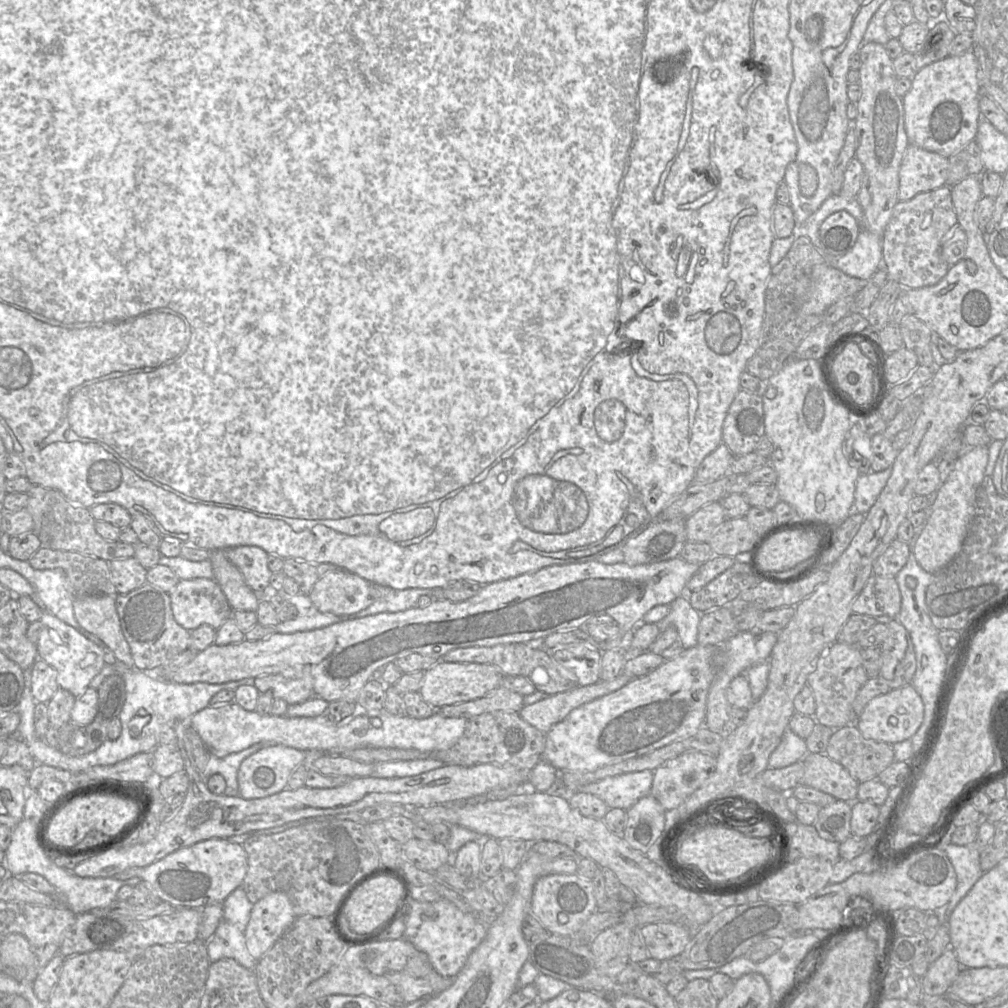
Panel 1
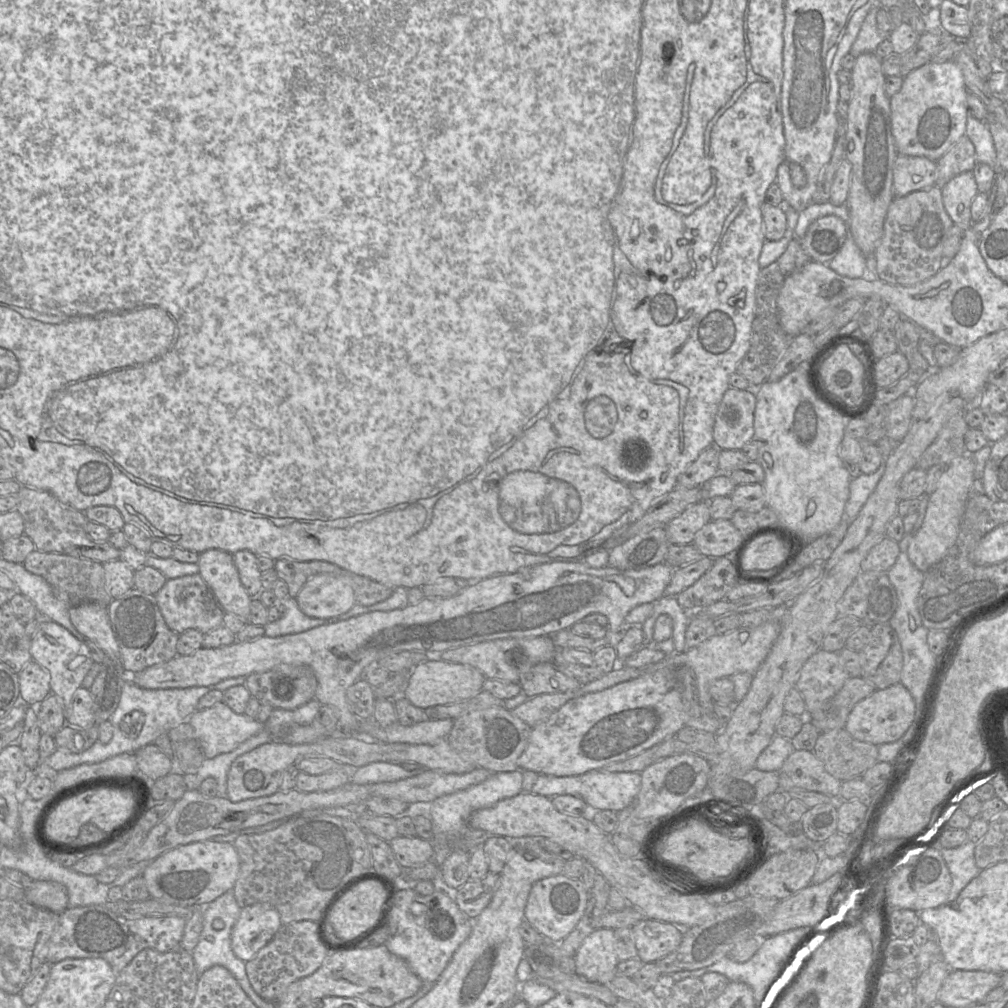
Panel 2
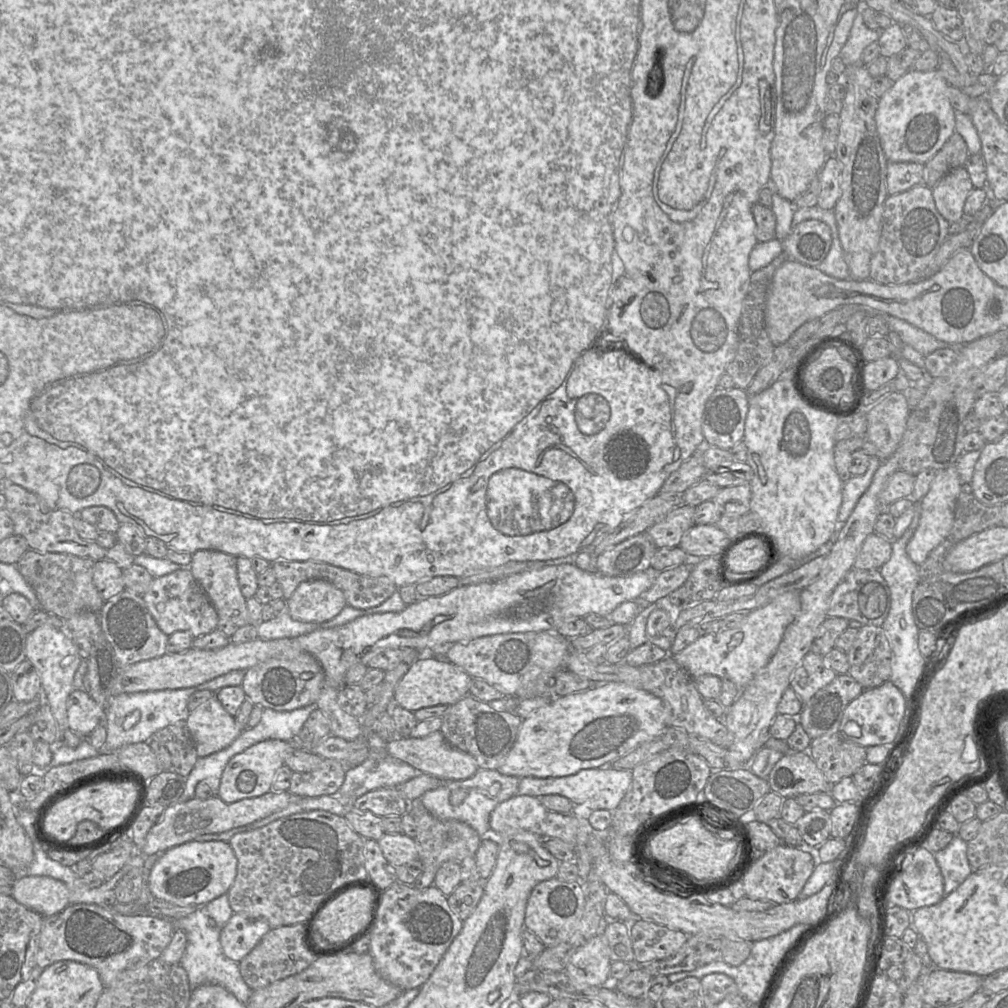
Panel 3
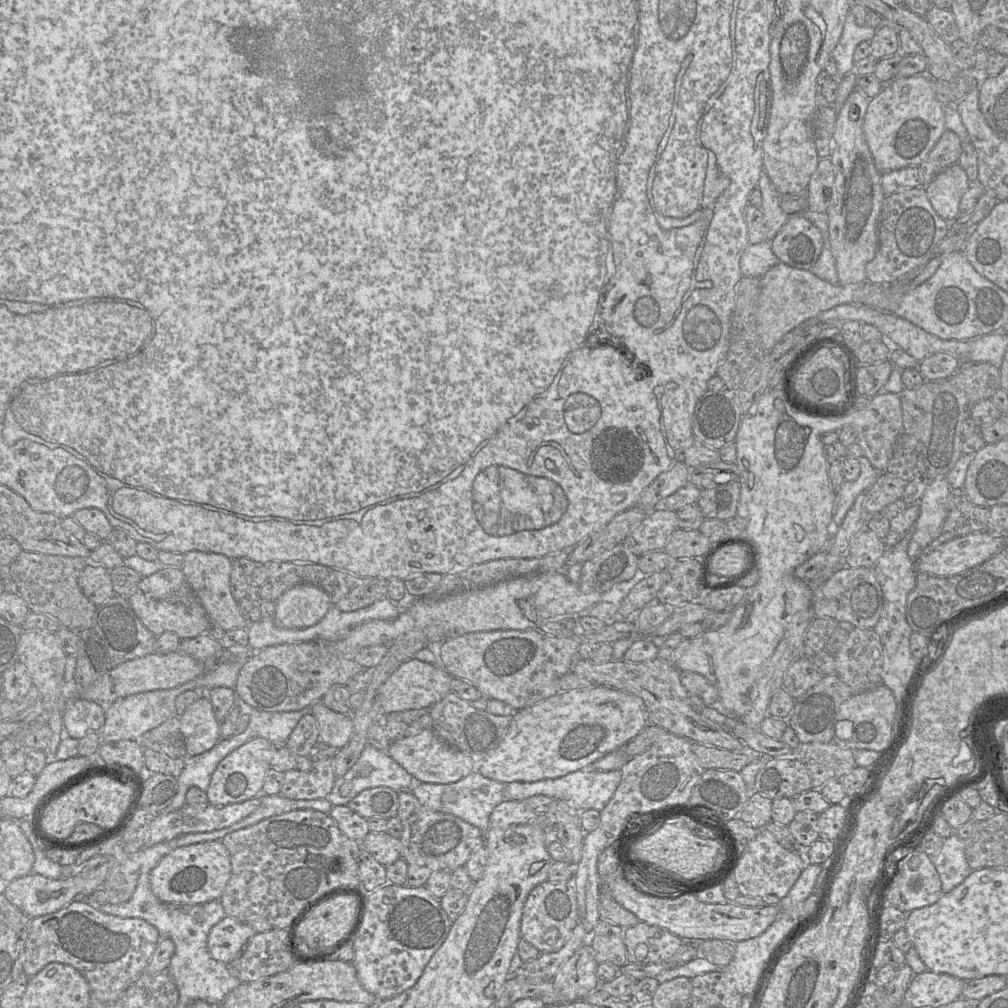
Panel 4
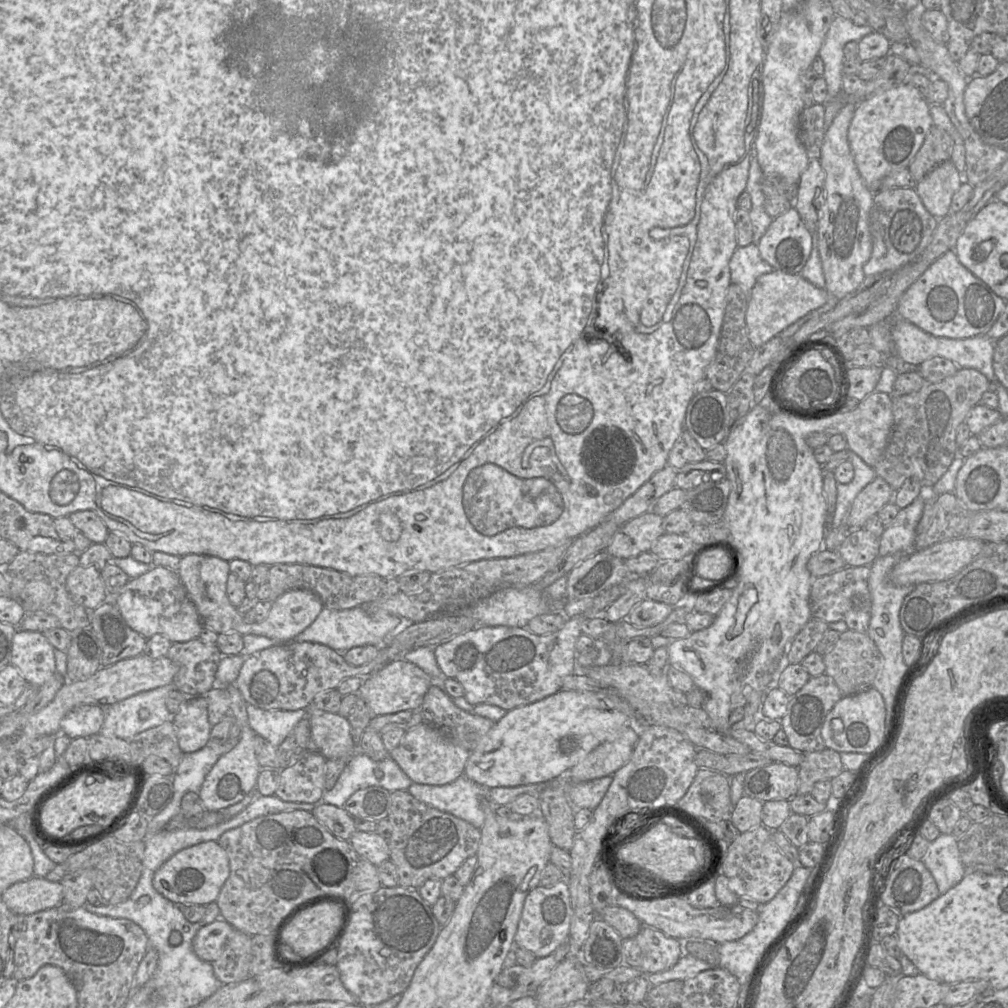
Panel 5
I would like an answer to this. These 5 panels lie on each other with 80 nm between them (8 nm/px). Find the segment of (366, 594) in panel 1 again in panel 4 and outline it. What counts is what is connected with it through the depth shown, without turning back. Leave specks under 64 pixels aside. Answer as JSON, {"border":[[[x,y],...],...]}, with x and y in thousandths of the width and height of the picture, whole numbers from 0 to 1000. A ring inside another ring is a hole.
{"border":[[[297,579],[274,596],[271,616],[275,622],[301,624],[320,614],[329,602],[325,589],[312,579]]]}

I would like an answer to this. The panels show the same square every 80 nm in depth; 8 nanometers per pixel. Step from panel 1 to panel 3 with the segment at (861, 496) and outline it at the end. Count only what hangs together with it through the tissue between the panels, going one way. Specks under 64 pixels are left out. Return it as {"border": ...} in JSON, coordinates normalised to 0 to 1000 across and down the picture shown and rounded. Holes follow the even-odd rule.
{"border":[[[864,452],[861,466],[853,472],[845,472],[836,480],[836,496],[831,509],[831,519],[840,518],[854,492],[863,483],[868,469],[876,457],[870,452]]]}

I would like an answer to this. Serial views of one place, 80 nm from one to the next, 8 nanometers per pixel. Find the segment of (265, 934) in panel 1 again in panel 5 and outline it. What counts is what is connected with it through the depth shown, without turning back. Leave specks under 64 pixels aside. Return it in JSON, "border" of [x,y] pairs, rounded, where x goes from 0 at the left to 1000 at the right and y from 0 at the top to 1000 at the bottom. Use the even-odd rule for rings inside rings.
{"border":[[[220,911],[203,918],[191,932],[193,946],[201,953],[211,954],[218,947],[219,941],[230,923],[232,921]]]}

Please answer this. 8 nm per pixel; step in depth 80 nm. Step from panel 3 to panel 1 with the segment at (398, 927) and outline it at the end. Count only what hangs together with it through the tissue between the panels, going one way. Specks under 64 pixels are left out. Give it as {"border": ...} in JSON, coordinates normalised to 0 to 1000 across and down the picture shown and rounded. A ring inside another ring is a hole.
{"border":[[[405,887],[398,901],[402,913],[400,931],[422,945],[429,959],[440,969],[451,969],[461,957],[467,944],[480,933],[483,918],[467,907],[462,907],[443,892],[433,895],[410,893]]]}

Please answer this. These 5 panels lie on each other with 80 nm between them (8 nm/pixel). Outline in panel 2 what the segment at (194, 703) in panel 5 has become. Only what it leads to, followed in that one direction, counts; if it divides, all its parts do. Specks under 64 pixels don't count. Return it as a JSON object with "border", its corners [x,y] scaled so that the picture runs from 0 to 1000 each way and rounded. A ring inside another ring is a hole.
{"border":[[[222,696],[195,703],[187,713],[203,752],[229,746],[262,723],[243,708],[235,708]]]}

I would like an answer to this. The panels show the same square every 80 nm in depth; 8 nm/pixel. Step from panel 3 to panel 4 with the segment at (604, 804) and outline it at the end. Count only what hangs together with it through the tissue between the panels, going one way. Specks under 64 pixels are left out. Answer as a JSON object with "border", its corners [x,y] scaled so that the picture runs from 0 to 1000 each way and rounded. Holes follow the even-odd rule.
{"border":[[[579,762],[565,766],[558,771],[539,773],[530,776],[507,776],[500,781],[501,794],[521,795],[531,789],[541,789],[551,794],[561,794],[573,805],[590,803],[597,805],[617,773],[615,764],[594,765],[586,762]]]}

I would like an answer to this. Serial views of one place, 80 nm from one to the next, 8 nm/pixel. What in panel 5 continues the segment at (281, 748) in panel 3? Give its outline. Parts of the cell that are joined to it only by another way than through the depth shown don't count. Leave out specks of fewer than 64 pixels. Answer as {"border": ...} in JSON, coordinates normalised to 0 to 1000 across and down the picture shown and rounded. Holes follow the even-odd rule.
{"border":[[[233,678],[223,682],[227,692],[227,709],[239,723],[236,738],[217,752],[205,768],[196,786],[201,801],[205,805],[218,805],[238,796],[249,785],[254,784],[254,777],[259,761],[254,752],[254,727],[246,717],[245,697],[242,695]]]}

